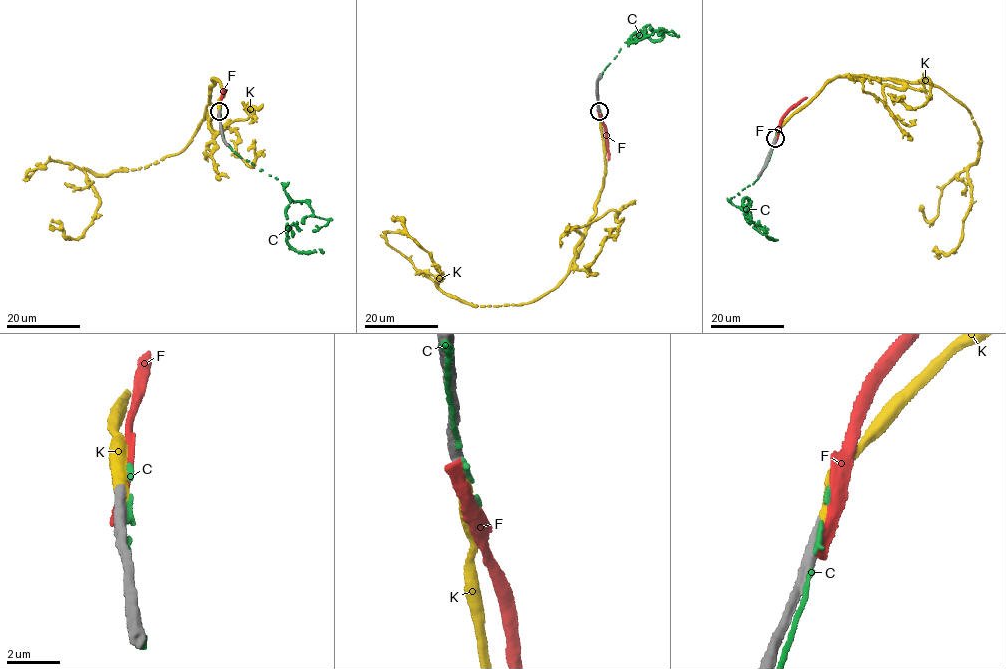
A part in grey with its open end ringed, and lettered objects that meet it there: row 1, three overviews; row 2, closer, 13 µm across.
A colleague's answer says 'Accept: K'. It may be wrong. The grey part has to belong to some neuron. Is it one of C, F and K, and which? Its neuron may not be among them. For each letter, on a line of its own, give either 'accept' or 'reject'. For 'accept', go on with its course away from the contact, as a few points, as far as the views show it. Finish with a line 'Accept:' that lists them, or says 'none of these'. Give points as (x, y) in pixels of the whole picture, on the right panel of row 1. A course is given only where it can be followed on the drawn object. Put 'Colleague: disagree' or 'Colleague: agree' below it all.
C: reject
F: reject
K: accept | via (775, 138), (840, 76), (940, 87), (965, 106), (982, 143), (968, 168), (963, 235), (945, 254), (935, 251)
Accept: K
Colleague: agree

